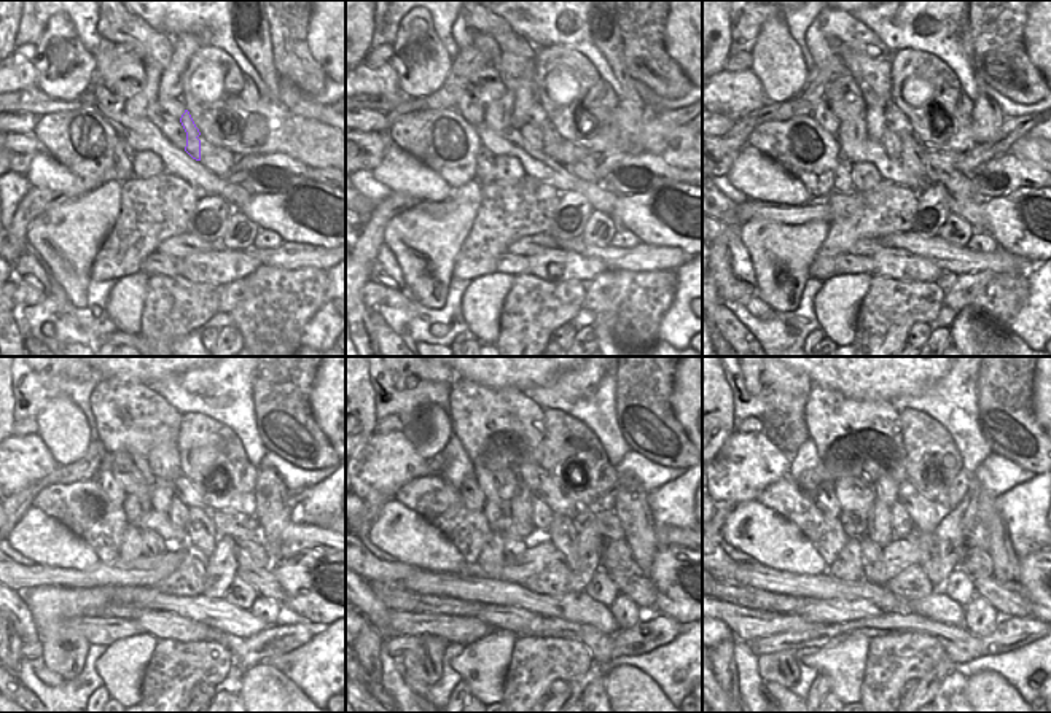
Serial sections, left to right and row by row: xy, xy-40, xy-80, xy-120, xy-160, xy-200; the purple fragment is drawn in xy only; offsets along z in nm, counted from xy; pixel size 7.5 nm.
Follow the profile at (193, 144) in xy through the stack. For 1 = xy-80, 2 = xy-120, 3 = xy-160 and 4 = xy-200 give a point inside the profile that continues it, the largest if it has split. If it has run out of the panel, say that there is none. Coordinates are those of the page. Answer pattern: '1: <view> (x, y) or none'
1: xy-80 (911, 150)
2: xy-120 (201, 527)
3: xy-160 (562, 533)
4: xy-200 (925, 541)

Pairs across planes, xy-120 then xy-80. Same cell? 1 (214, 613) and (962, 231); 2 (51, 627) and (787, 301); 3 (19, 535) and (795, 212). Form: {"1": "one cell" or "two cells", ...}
{"1": "two cells", "2": "one cell", "3": "two cells"}

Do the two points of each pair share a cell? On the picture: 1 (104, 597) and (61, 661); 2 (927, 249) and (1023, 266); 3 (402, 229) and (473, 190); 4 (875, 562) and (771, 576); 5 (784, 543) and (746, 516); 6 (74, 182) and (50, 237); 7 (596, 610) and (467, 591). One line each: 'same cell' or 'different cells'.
1: same cell
2: same cell
3: same cell
4: different cells
5: same cell
6: different cells
7: same cell

